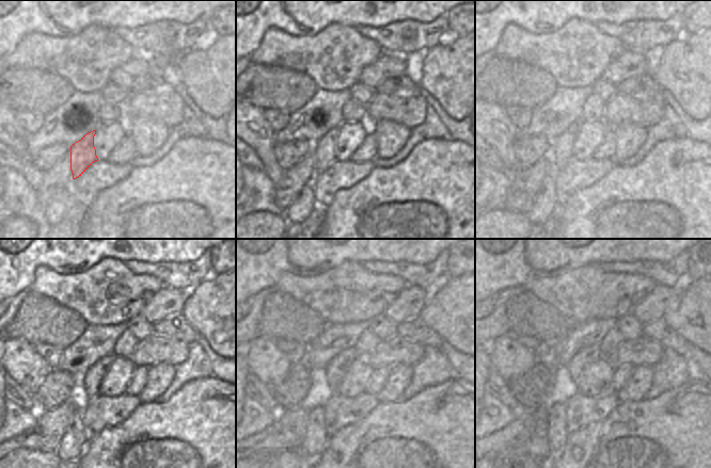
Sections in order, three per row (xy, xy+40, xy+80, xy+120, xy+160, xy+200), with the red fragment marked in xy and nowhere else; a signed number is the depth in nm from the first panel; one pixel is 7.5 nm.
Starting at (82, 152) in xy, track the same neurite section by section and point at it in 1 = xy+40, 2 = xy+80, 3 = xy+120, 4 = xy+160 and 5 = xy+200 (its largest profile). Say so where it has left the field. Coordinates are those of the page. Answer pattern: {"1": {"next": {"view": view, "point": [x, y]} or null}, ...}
{"1": {"next": {"view": "xy+40", "point": [324, 150]}}, "2": {"next": {"view": "xy+80", "point": [563, 147]}}, "3": {"next": {"view": "xy+120", "point": [94, 374]}}, "4": {"next": {"view": "xy+160", "point": [336, 368]}}, "5": {"next": {"view": "xy+200", "point": [587, 355]}}}

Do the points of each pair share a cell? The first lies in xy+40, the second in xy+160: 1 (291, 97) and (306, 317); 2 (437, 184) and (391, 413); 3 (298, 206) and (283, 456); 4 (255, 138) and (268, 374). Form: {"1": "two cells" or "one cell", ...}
{"1": "one cell", "2": "one cell", "3": "two cells", "4": "one cell"}

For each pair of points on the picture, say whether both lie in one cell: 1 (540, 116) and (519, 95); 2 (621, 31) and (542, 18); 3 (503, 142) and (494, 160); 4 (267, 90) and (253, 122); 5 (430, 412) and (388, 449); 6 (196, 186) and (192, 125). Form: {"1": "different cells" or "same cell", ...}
{"1": "different cells", "2": "different cells", "3": "different cells", "4": "different cells", "5": "same cell", "6": "different cells"}

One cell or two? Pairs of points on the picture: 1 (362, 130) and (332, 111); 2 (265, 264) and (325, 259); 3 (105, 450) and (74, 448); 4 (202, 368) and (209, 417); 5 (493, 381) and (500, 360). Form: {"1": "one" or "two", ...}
{"1": "two", "2": "one", "3": "two", "4": "two", "5": "two"}

